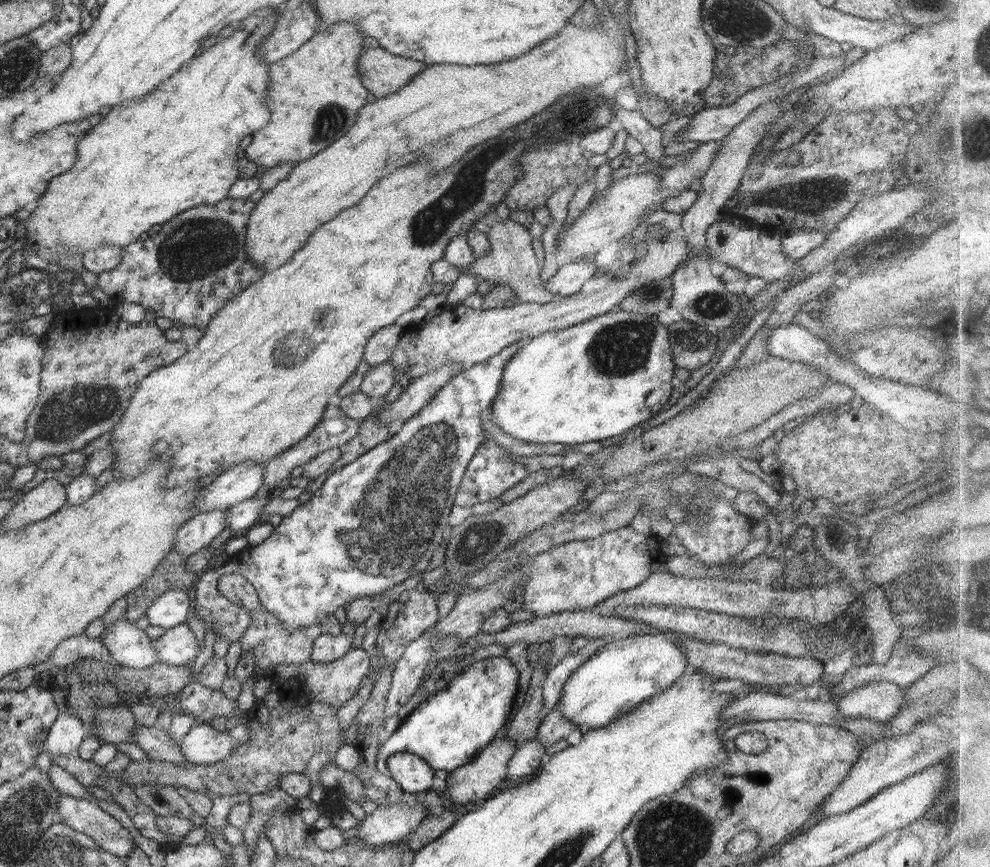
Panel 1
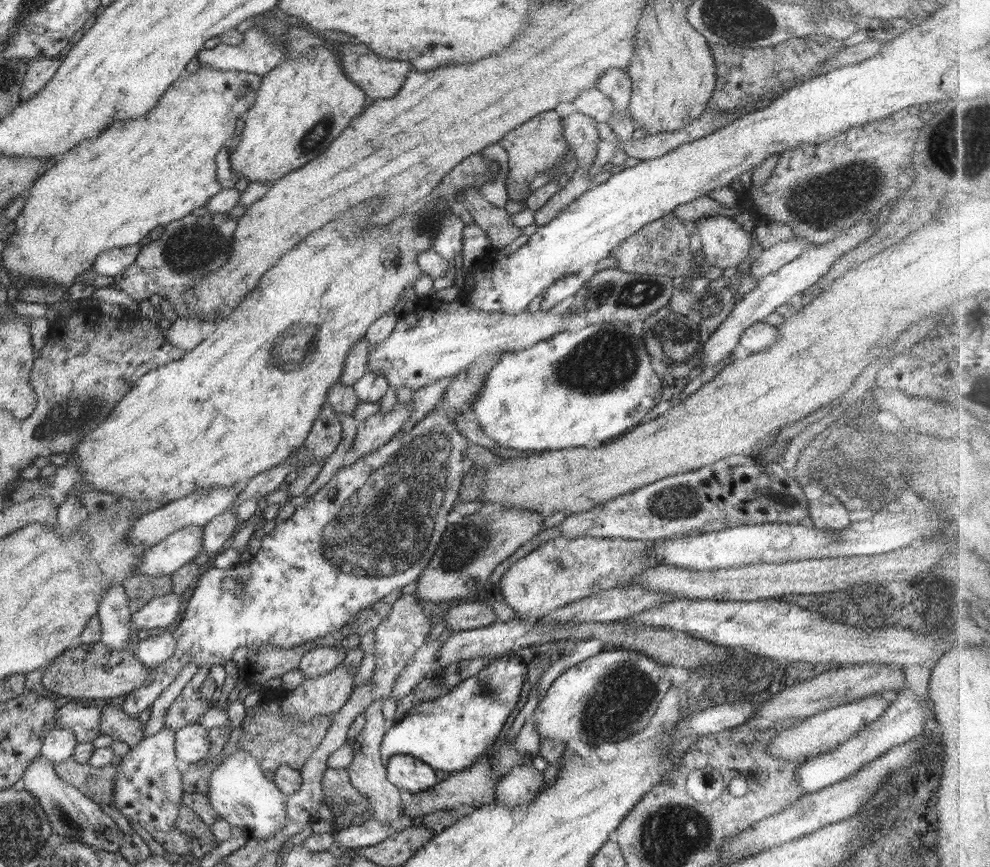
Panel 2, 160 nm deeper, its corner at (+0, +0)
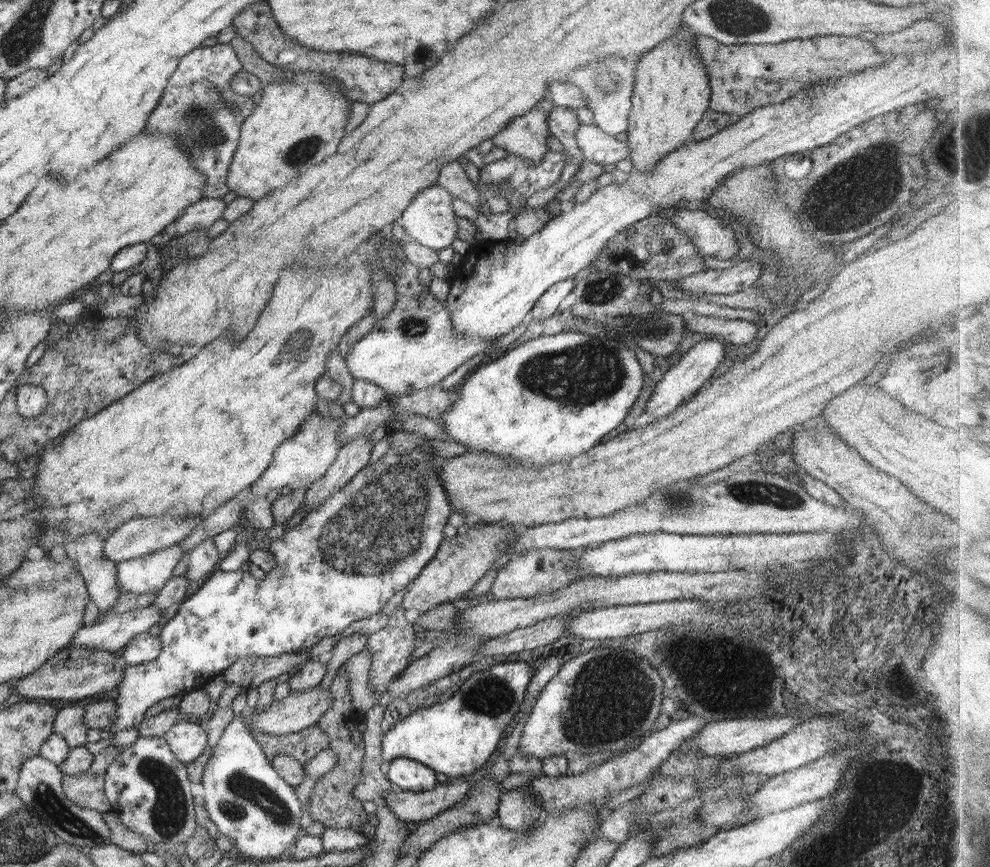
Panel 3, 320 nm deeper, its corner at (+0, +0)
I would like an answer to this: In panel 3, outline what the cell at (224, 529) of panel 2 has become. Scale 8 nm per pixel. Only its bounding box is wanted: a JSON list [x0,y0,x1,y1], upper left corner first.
[186,538,224,585]

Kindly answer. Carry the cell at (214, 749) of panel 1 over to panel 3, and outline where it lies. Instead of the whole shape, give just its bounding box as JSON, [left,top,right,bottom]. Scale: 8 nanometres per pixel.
[163,719,207,765]

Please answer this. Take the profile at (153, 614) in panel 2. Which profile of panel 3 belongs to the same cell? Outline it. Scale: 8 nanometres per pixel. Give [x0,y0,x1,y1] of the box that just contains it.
[70,605,163,653]

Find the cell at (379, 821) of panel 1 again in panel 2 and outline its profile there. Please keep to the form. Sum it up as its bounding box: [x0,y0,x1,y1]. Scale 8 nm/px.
[333,818,392,850]

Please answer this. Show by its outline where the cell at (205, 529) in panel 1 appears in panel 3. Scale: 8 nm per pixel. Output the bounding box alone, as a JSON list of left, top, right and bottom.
[116,542,188,594]

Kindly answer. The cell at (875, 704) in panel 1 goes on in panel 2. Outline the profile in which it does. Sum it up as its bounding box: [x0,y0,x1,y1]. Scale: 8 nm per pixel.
[767,693,893,760]

